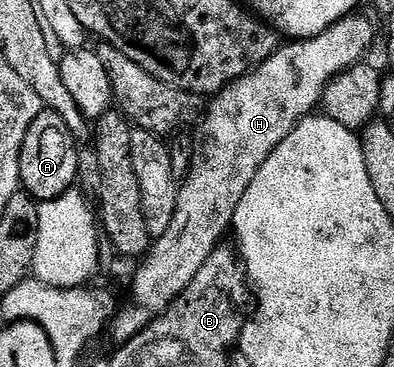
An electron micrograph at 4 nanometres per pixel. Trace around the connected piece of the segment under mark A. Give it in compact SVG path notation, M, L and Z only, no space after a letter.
M49 109L34 120L22 144L19 162L19 180L22 189L38 203L56 200L72 189L79 170L78 145L68 130L66 122Z

